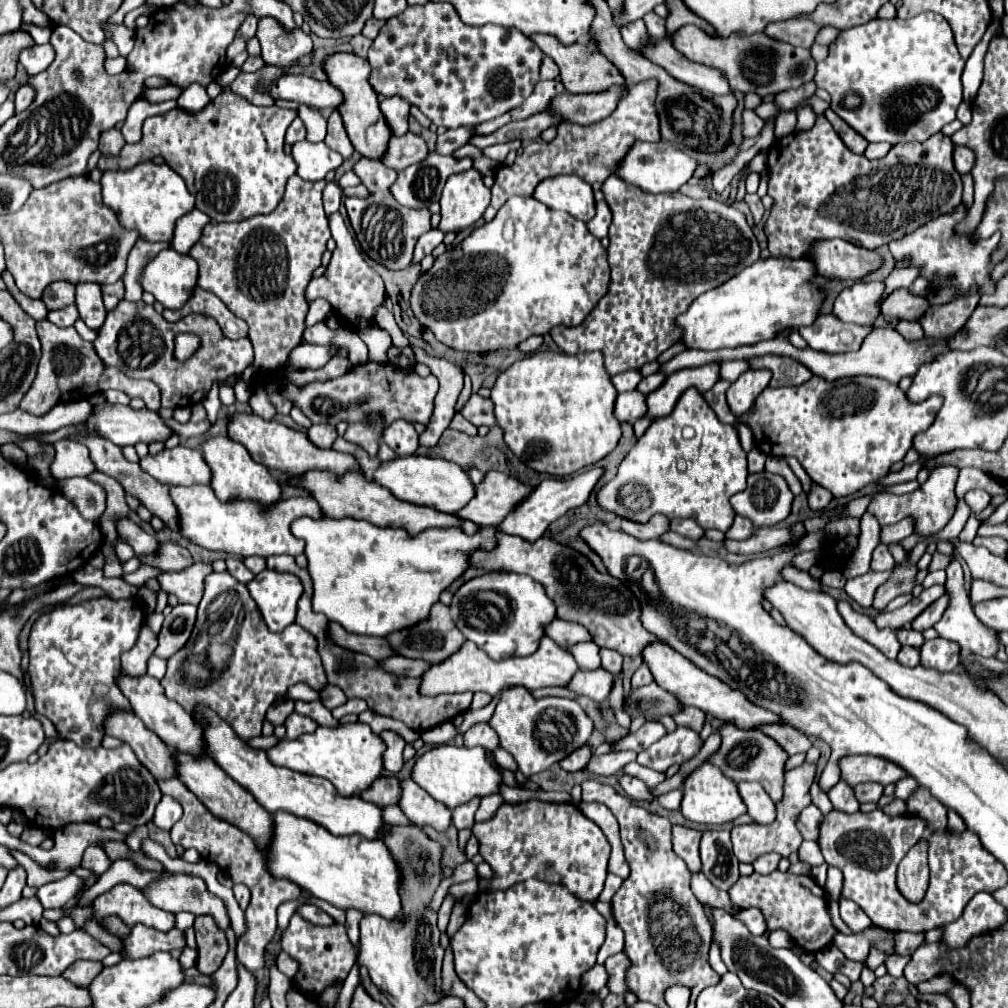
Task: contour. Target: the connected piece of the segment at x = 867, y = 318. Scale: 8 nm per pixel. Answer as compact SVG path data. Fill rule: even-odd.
M855 282L837 296L833 314L841 322L873 324L879 314L877 302L883 294L883 288L883 282Z

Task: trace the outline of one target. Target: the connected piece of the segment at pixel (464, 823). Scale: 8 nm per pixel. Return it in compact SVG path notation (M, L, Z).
M473 798L471 802L467 802L467 804L461 804L461 806L457 806L455 810L453 810L453 824L455 824L455 828L457 830L463 830L463 828L473 828L473 816L475 816L475 812L477 812L477 808L479 808L479 798Z

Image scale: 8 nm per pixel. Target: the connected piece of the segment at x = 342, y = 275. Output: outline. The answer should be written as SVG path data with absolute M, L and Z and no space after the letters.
M339 212L329 216L329 226L331 226L333 240L337 242L337 248L335 248L335 252L331 256L331 262L329 262L325 274L321 278L311 280L305 294L307 294L307 300L315 300L315 298L329 300L333 310L339 312L341 322L345 326L349 326L349 328L355 328L355 318L357 316L363 316L367 320L375 318L375 310L385 298L385 286L383 286L381 276L363 260L361 252L355 246L353 236L349 234L345 221L341 218Z

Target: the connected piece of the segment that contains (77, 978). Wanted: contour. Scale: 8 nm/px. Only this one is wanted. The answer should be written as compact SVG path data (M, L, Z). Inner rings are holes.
M79 960L75 962L71 968L67 968L67 972L63 974L67 980L71 980L73 984L77 986L83 986L87 988L95 974L99 974L99 970L103 970L103 964L101 962L91 962L91 960Z

